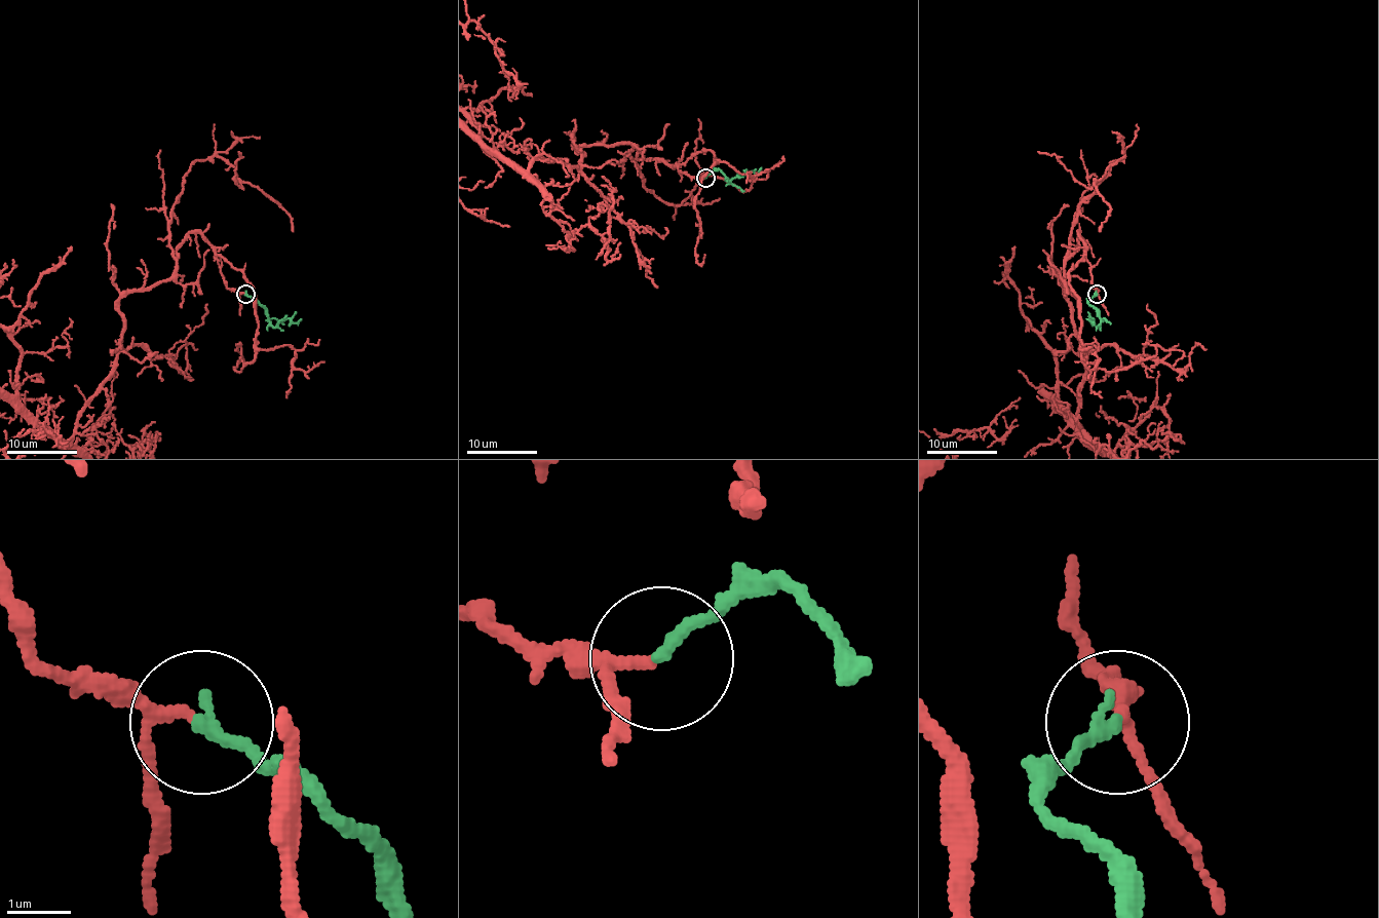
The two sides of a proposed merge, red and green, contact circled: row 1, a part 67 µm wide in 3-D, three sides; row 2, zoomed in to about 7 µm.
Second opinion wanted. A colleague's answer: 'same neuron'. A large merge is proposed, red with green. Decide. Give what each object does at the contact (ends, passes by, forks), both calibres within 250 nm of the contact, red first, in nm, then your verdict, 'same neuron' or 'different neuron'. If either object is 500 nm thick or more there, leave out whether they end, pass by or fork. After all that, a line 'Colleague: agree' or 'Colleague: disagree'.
red passes by; green ends; calibres 140 and 200 nm; same neuron
Colleague: agree

